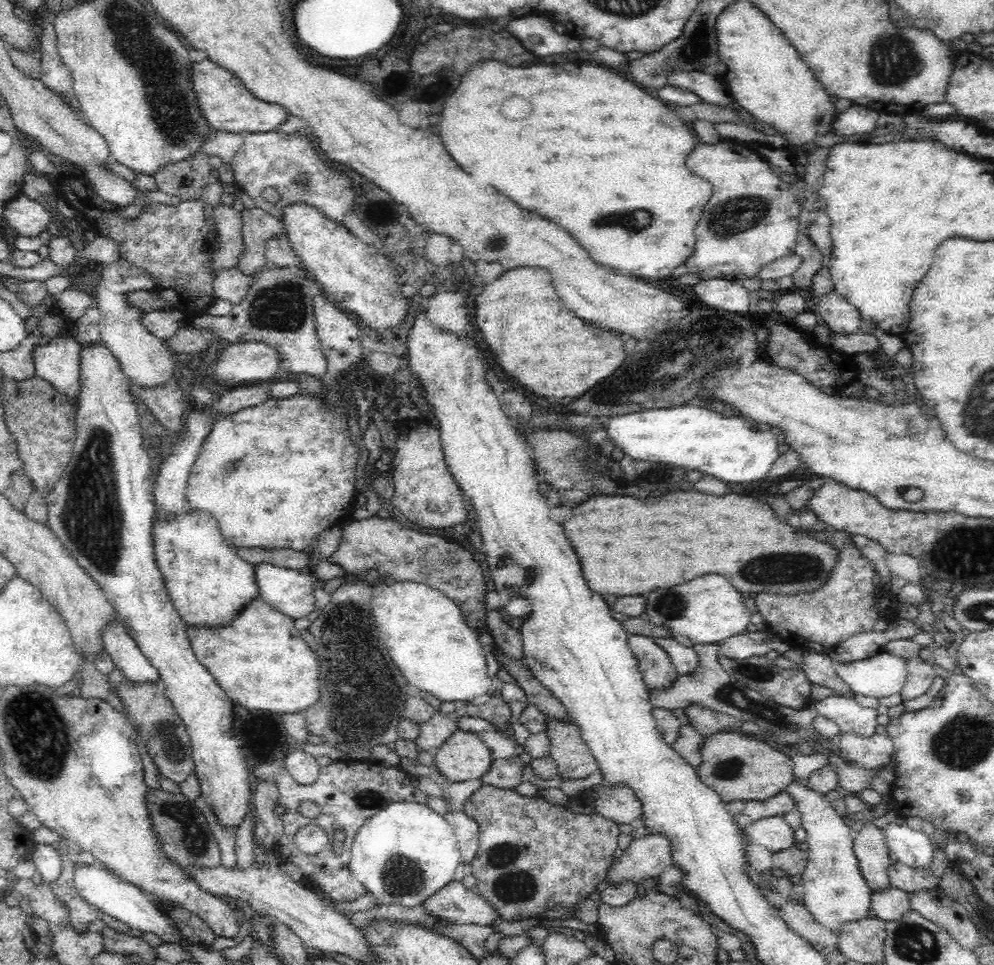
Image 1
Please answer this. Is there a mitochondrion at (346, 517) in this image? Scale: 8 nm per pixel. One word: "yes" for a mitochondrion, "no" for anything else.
no

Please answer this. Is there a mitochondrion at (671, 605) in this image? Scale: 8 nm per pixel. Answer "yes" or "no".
yes

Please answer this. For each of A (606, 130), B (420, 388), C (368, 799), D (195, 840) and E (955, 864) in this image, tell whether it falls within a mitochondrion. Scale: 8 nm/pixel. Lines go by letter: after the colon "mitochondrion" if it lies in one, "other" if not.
A: other
B: other
C: mitochondrion
D: mitochondrion
E: other

